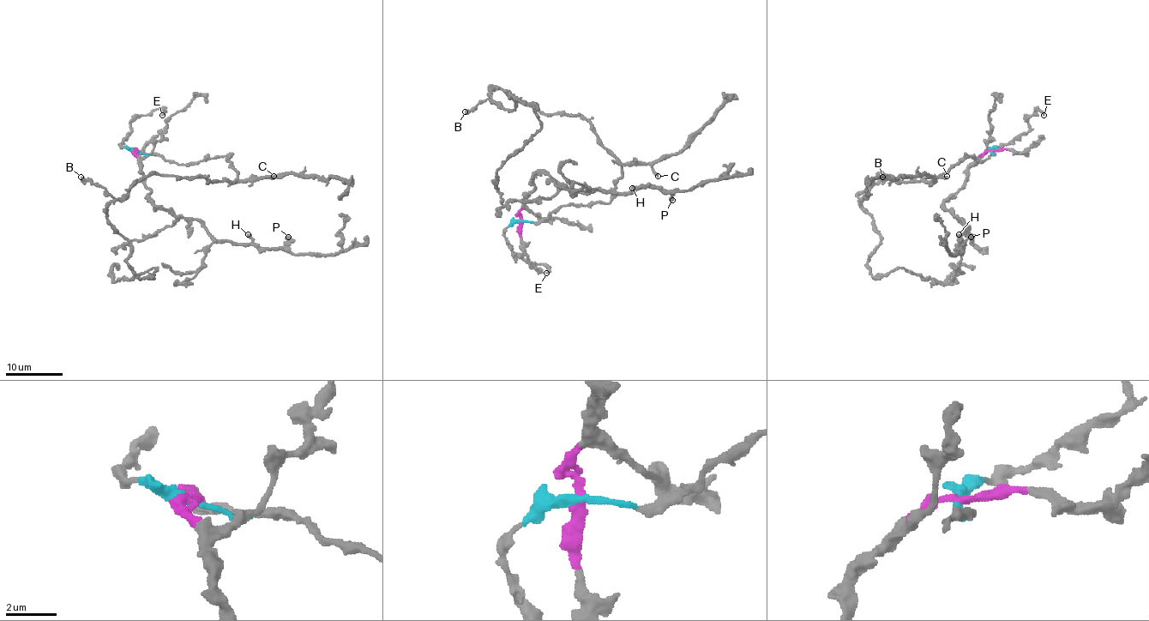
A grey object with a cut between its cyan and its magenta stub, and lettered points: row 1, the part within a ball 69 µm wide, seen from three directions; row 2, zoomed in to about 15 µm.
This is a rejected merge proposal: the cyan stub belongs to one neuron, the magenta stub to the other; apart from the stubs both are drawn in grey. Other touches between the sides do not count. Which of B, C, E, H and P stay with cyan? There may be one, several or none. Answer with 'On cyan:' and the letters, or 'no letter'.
On cyan: B, C, E

